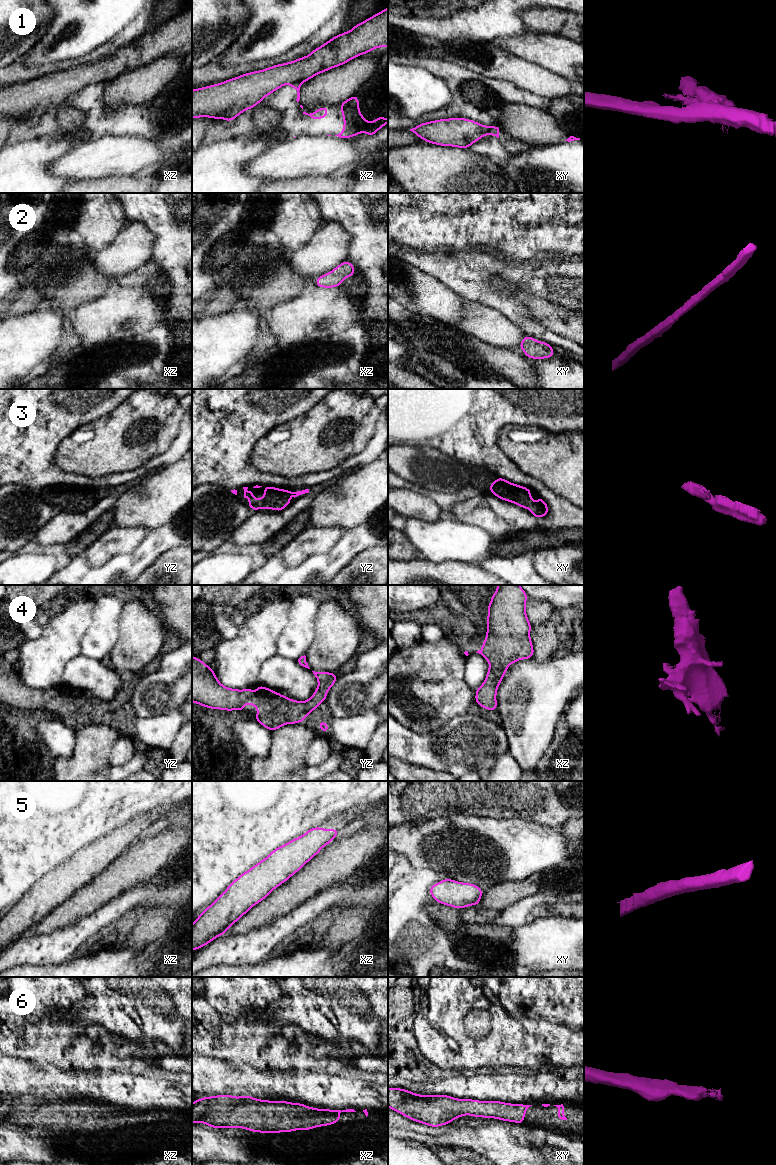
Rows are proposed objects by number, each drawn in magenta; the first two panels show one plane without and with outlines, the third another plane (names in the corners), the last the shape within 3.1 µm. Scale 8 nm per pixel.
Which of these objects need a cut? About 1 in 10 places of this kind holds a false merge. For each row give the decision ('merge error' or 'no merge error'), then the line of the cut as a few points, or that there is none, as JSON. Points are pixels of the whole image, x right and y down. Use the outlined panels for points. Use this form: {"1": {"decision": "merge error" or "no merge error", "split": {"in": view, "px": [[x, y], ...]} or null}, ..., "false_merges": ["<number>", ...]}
{"1": {"decision": "merge error", "split": {"in": "xz", "px": [[301, 82], [289, 83]]}}, "2": {"decision": "no merge error", "split": null}, "3": {"decision": "no merge error", "split": null}, "4": {"decision": "no merge error", "split": null}, "5": {"decision": "no merge error", "split": null}, "6": {"decision": "no merge error", "split": null}, "false_merges": ["1"]}

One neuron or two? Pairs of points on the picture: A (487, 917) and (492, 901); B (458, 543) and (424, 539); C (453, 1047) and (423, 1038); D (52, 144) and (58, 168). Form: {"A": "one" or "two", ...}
{"A": "two", "B": "one", "C": "one", "D": "two"}

